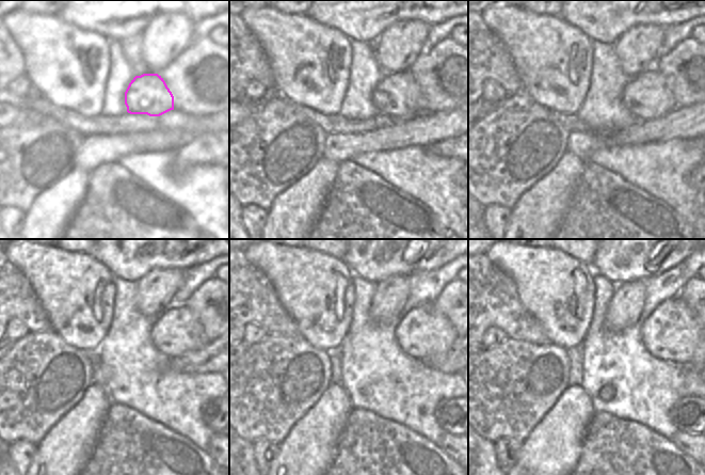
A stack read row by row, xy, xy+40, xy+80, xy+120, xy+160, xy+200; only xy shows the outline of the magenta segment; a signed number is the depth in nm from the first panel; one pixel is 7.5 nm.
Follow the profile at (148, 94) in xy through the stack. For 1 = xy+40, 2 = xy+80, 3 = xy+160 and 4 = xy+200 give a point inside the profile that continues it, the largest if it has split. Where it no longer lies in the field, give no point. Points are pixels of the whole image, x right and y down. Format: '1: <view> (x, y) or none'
1: xy+40 (398, 95)
2: xy+80 (646, 95)
3: xy+160 (423, 332)
4: xy+200 (672, 332)

